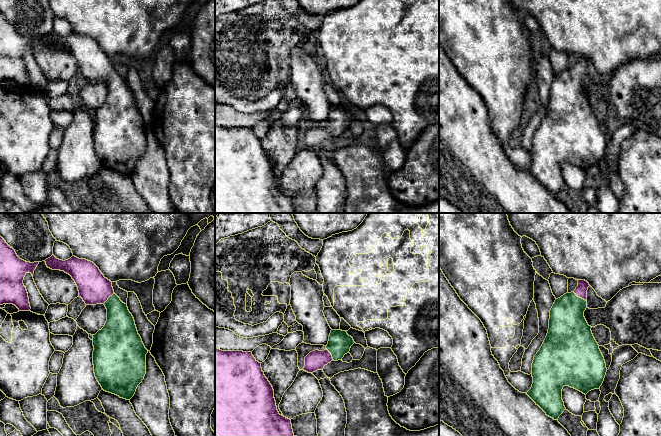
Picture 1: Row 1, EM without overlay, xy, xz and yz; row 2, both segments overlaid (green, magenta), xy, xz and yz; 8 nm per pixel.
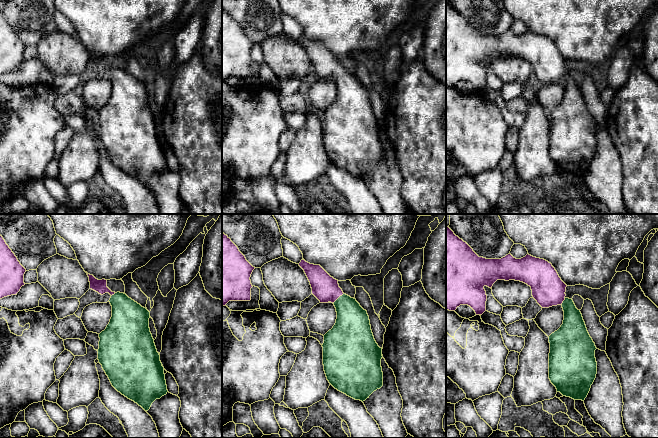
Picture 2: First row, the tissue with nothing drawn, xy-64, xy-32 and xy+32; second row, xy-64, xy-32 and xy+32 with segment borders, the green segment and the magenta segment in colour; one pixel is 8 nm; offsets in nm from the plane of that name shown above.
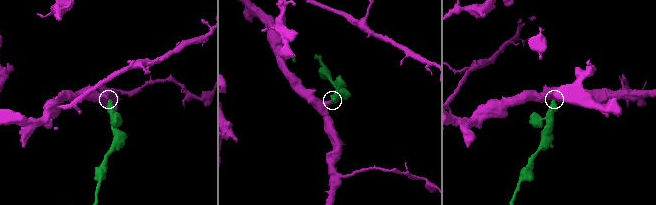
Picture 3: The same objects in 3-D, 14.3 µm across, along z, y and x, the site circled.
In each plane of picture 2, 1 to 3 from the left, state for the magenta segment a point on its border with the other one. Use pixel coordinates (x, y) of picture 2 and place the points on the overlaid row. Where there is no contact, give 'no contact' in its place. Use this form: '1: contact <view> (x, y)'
1: contact xy-64 (114, 294)
2: contact xy-32 (338, 298)
3: contact xy+32 (563, 301)

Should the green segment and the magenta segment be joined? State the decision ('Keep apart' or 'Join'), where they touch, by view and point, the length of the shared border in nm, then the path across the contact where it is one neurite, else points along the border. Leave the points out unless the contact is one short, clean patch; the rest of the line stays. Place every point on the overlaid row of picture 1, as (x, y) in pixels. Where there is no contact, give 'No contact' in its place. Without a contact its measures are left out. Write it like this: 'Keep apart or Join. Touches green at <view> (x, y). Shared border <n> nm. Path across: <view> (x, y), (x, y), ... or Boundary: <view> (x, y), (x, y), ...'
Join. Touches green at xy (108, 298). Shared border 130 nm. Path across: xy (120, 326), (116, 308), (108, 298), (94, 288)

